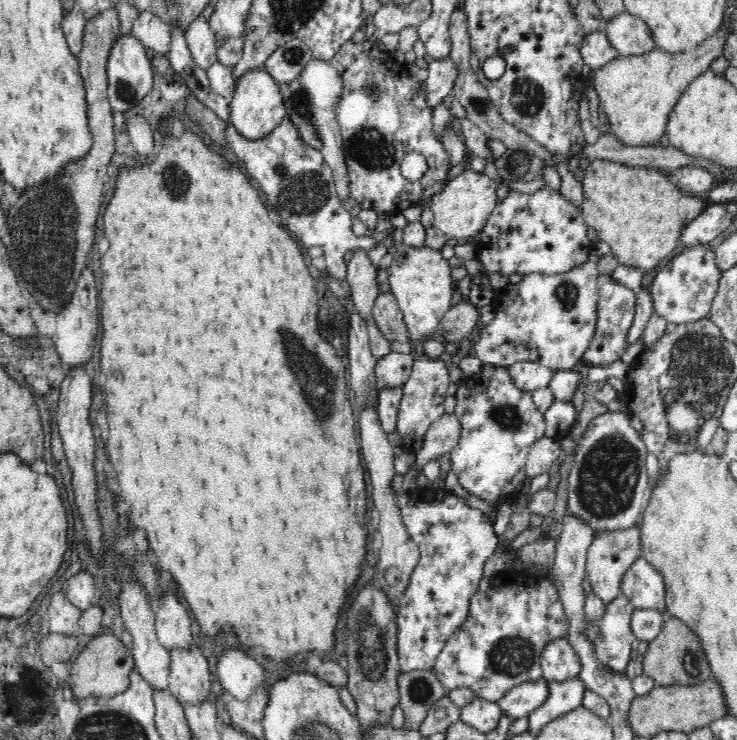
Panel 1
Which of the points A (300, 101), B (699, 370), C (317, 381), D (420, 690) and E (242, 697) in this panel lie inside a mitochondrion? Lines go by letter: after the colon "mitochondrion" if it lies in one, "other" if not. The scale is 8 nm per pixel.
A: mitochondrion
B: mitochondrion
C: mitochondrion
D: mitochondrion
E: other

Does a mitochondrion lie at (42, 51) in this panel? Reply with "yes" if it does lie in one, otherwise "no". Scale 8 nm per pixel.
no

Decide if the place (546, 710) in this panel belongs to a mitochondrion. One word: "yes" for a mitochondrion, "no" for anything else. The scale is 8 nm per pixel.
no

